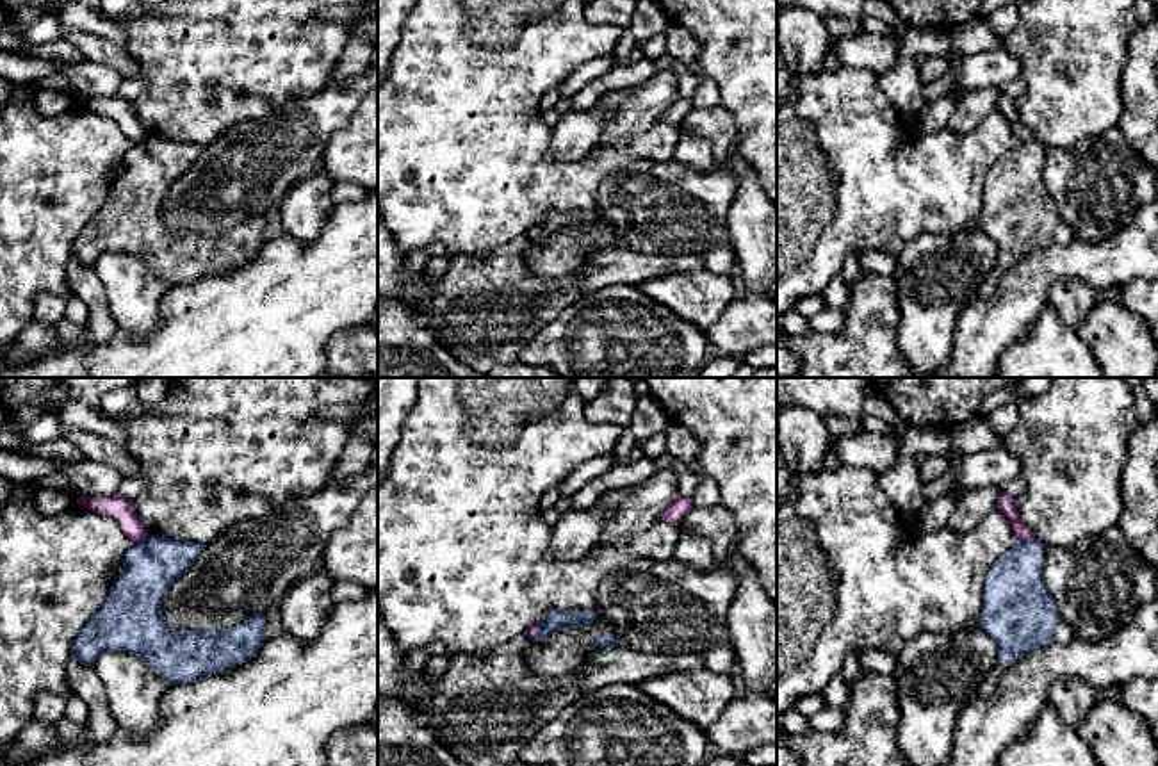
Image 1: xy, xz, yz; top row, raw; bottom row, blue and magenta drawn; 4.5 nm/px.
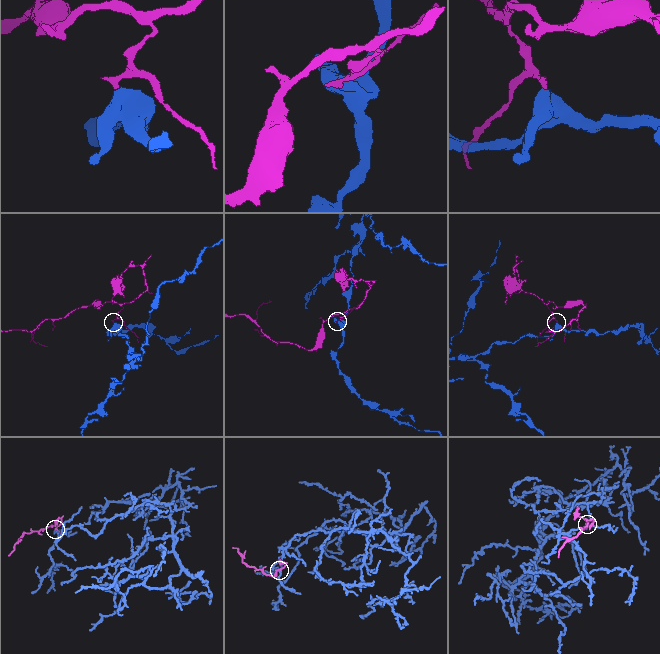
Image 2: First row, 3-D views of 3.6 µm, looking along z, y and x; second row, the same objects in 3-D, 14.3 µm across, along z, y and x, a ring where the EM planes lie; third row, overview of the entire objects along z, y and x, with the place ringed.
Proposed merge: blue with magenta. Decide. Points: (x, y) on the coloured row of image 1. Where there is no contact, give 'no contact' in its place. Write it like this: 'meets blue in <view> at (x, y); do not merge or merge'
meets blue in yz at (1027, 542); do not merge

